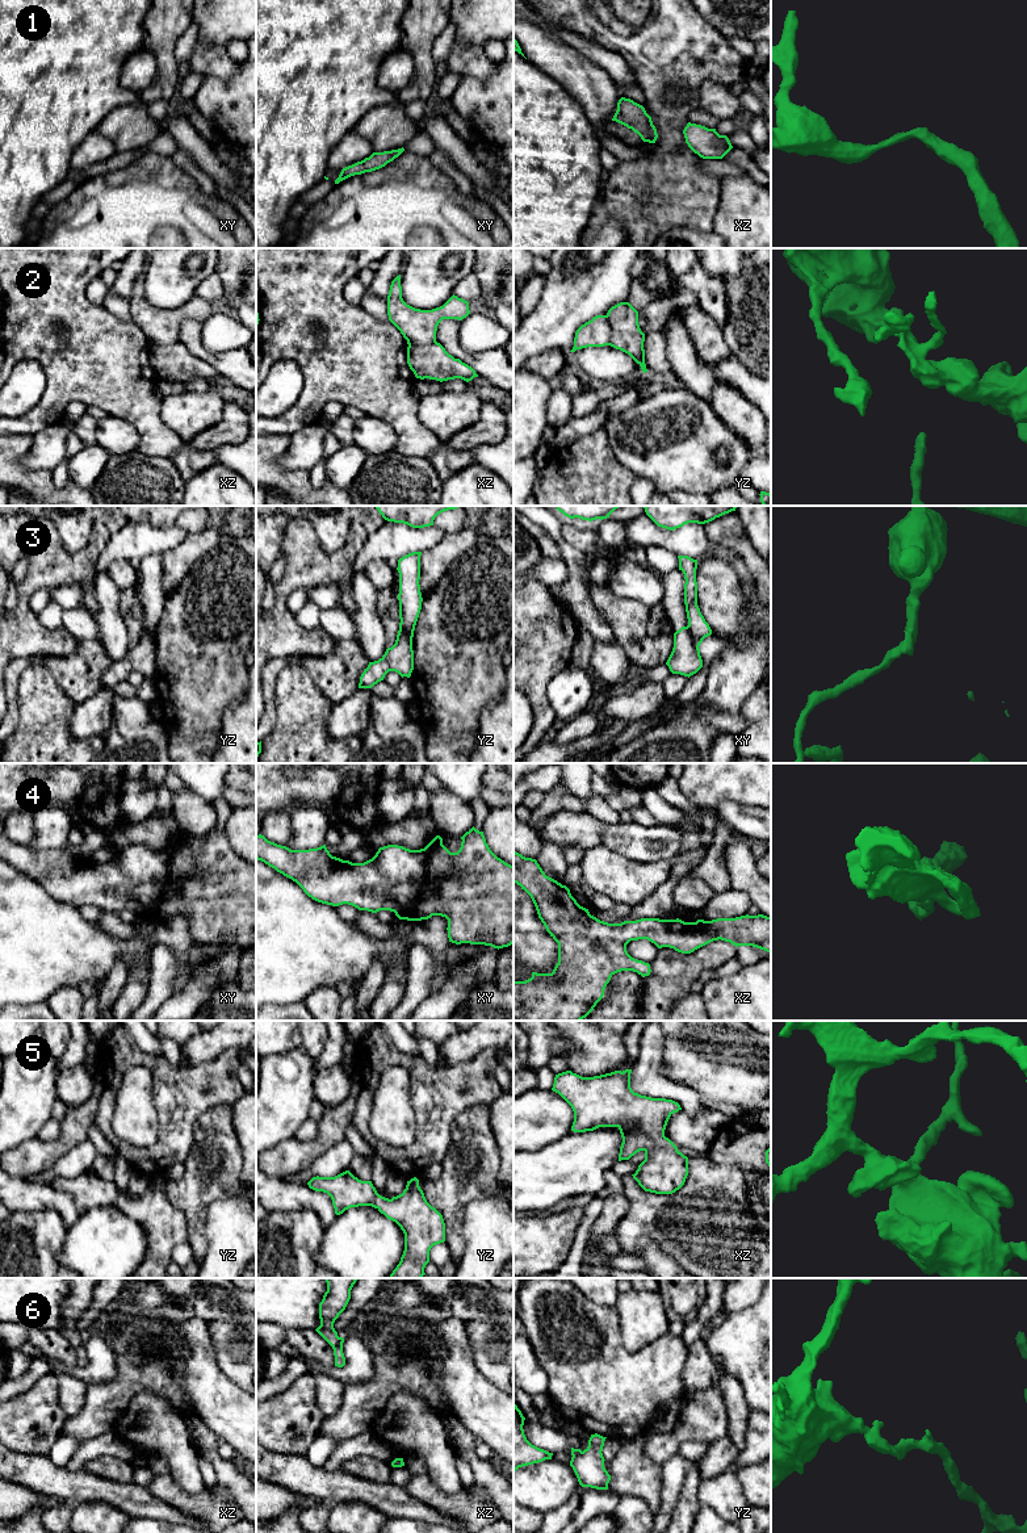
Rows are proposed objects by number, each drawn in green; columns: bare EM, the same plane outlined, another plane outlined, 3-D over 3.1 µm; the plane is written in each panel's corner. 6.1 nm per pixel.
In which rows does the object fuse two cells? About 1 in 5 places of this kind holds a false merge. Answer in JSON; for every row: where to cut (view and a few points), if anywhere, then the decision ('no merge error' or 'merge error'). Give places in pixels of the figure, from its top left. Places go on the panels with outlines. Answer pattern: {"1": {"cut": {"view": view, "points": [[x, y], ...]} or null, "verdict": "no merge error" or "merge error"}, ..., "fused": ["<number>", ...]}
{"1": {"cut": null, "verdict": "no merge error"}, "2": {"cut": {"view": "yz", "points": [[606, 315], [610, 323], [610, 344]]}, "verdict": "merge error"}, "3": {"cut": {"view": "xy", "points": [[687, 625], [691, 637], [699, 645]]}, "verdict": "merge error"}, "4": {"cut": null, "verdict": "no merge error"}, "5": {"cut": null, "verdict": "no merge error"}, "6": {"cut": {"view": "xz", "points": [[339, 1337], [332, 1348]]}, "verdict": "merge error"}, "fused": ["2", "3", "6"]}

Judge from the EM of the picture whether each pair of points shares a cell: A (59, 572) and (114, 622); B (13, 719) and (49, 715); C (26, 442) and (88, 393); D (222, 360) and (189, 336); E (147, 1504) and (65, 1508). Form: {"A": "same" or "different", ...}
{"A": "different", "B": "different", "C": "different", "D": "same", "E": "different"}

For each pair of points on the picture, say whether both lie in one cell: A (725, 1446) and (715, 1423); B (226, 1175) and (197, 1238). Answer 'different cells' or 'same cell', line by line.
A: different cells
B: same cell

